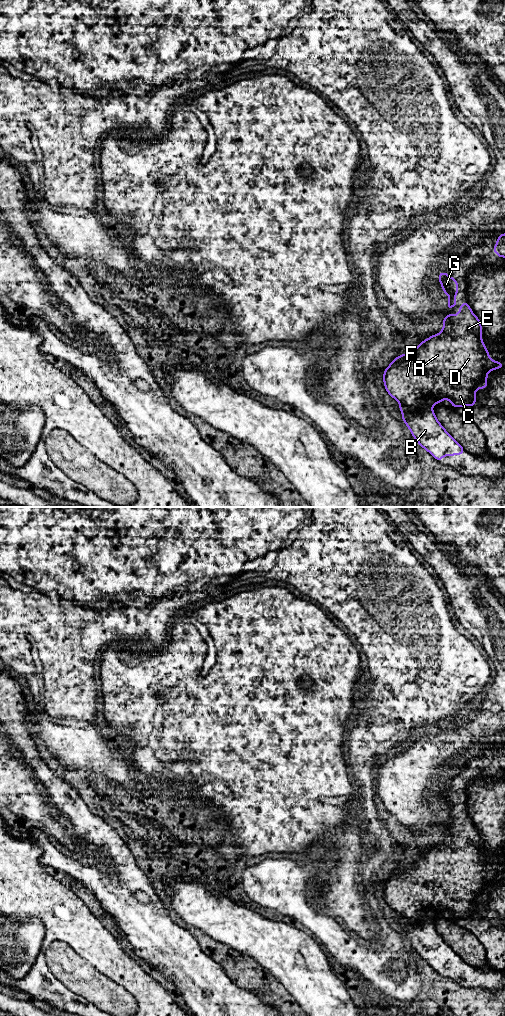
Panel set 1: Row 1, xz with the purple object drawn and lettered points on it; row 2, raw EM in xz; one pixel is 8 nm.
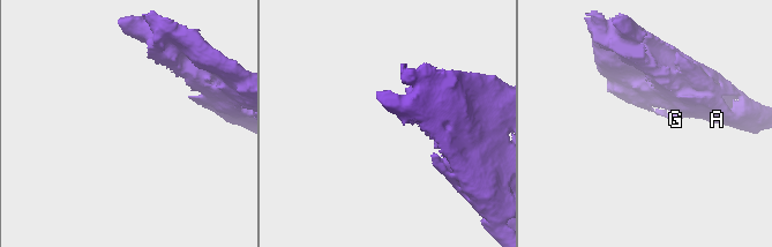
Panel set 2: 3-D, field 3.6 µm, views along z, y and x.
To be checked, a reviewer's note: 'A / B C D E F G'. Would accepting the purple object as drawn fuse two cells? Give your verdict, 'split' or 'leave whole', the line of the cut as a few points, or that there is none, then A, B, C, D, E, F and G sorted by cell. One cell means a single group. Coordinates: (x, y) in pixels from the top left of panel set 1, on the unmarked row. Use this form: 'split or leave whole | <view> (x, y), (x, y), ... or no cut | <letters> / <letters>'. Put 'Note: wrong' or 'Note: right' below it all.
split | xz (400, 914), (414, 924), (419, 924), (426, 918), (431, 919) | A C D E F G / B
Note: wrong

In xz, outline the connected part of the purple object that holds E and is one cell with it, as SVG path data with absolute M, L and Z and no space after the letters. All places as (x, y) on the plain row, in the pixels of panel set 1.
M462 813L458 827L448 826L443 834L440 845L422 853L414 863L394 870L384 882L383 893L388 906L414 925L444 911L449 911L454 920L476 918L476 902L479 899L487 902L487 886L505 877L490 872L481 849L481 834L467 814Z

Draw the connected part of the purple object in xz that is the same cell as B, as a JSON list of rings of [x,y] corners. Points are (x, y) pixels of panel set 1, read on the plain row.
[[[399,916],[404,936],[421,959],[442,975],[442,968],[462,967],[464,960],[438,934],[431,918],[420,924],[410,923],[404,916]]]

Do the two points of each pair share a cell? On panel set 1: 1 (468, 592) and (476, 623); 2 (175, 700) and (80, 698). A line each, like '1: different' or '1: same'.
1: same
2: different

